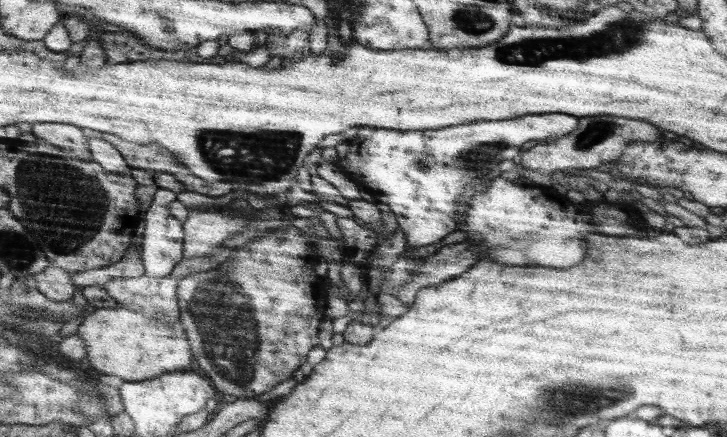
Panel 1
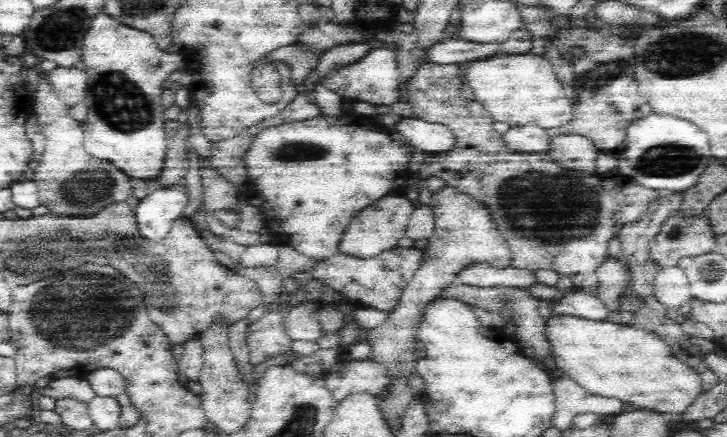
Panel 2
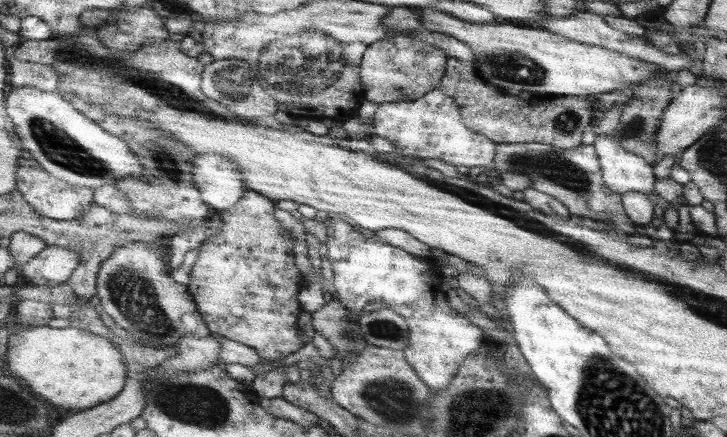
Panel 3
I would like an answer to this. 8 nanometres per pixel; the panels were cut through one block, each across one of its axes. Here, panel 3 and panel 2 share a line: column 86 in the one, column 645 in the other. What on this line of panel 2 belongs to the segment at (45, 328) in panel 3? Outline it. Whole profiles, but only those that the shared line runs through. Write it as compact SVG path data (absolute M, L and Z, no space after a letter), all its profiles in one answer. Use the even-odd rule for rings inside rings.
M552 315L546 321L546 333L554 348L556 367L588 393L618 399L670 418L681 416L705 393L699 370L678 357L662 337L646 329L610 320Z

